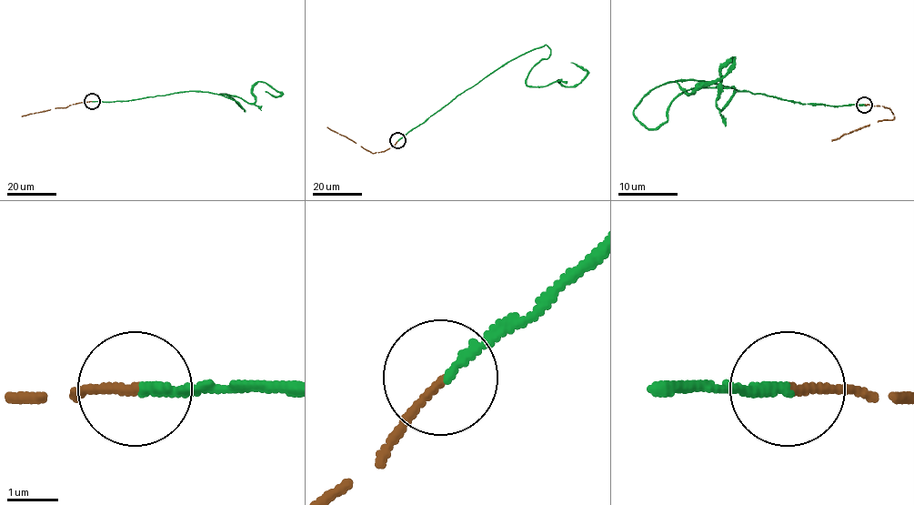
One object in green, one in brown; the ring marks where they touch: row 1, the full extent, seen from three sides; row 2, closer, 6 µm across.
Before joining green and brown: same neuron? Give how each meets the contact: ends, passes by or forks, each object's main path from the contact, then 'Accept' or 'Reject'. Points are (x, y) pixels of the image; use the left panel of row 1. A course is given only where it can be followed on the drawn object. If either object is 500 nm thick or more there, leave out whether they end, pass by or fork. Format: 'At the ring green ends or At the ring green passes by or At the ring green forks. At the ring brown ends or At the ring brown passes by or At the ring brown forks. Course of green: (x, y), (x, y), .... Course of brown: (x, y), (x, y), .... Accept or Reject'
At the ring green ends. At the ring brown ends. Course of green: (92, 101), (202, 91), (236, 101), (245, 111), (220, 94), (253, 103), (257, 82), (281, 94), (266, 91). Course of brown: (92, 101), (22, 116). Accept

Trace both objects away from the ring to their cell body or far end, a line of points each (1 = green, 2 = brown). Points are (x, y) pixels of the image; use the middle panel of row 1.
1: (397, 141), (536, 48), (550, 55), (527, 85), (574, 86), (587, 71), (571, 63)
2: (397, 141), (384, 151), (373, 153), (327, 127)

